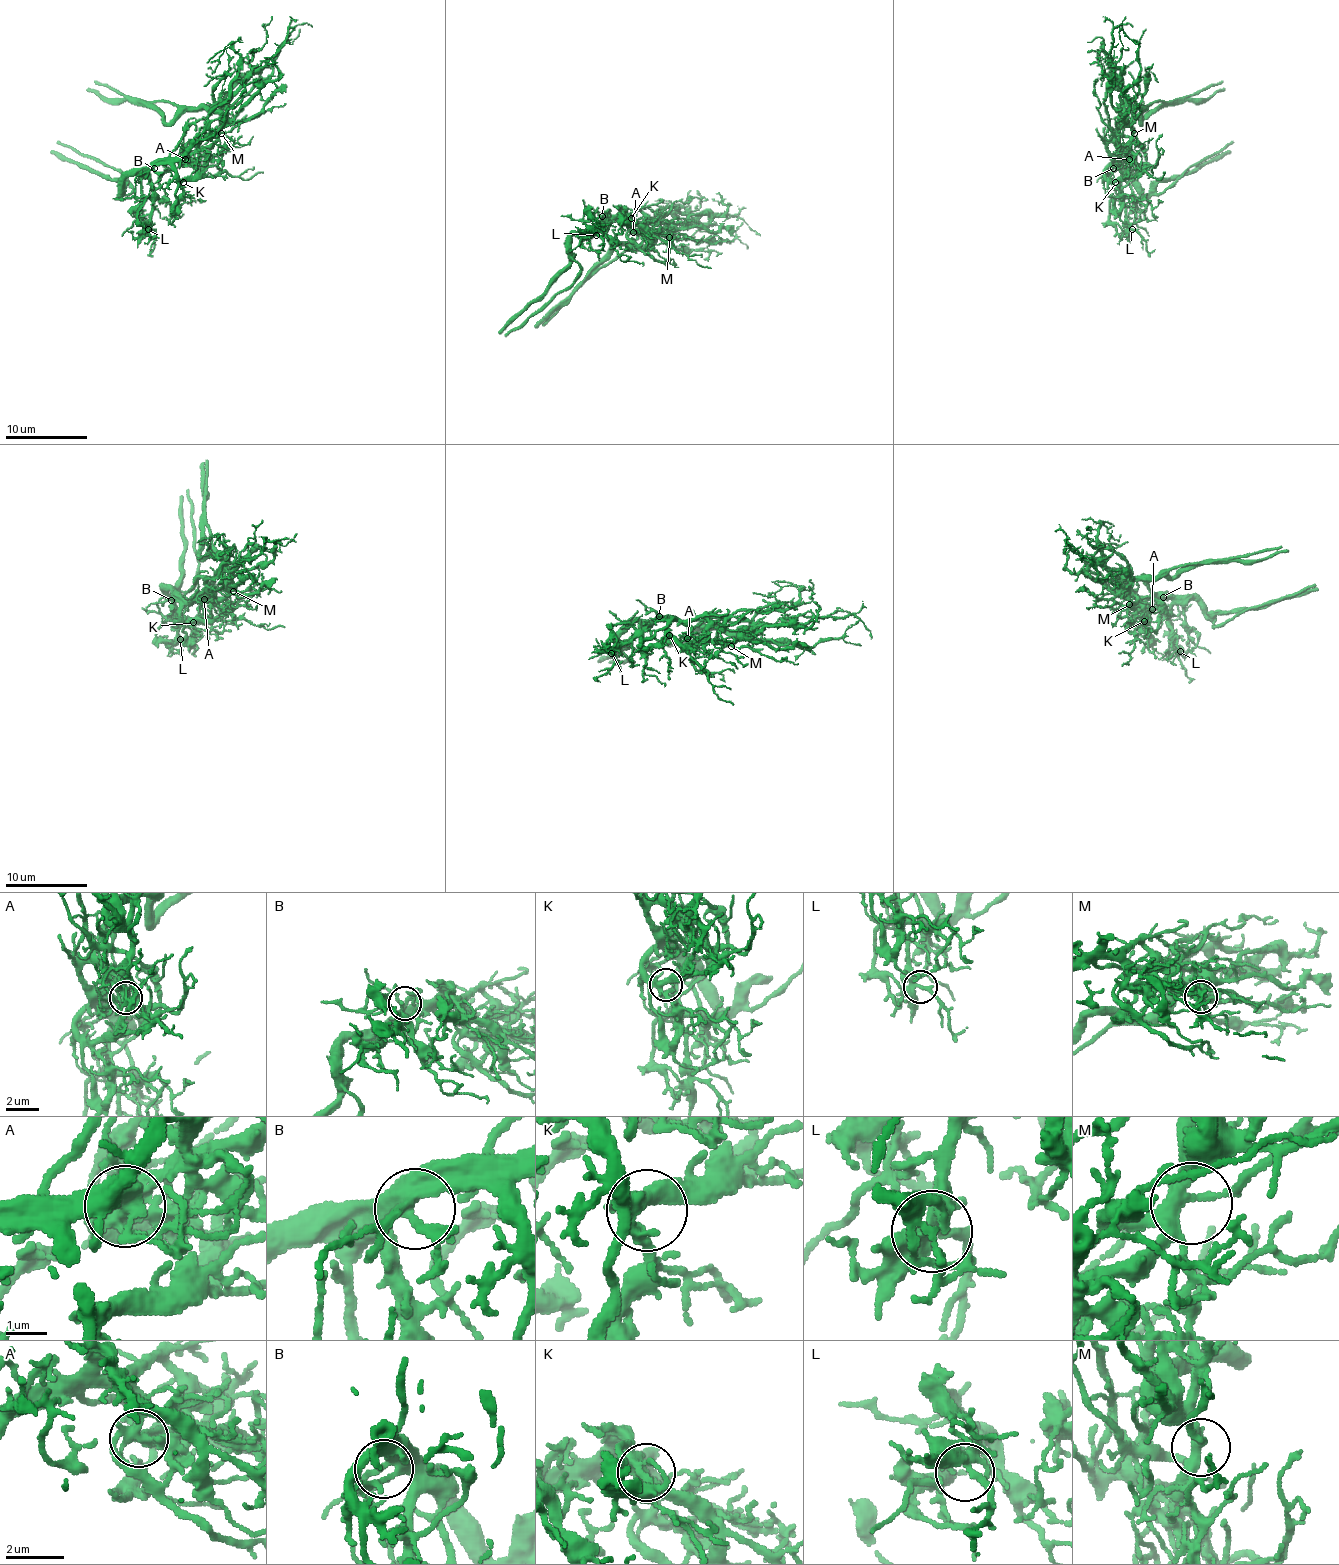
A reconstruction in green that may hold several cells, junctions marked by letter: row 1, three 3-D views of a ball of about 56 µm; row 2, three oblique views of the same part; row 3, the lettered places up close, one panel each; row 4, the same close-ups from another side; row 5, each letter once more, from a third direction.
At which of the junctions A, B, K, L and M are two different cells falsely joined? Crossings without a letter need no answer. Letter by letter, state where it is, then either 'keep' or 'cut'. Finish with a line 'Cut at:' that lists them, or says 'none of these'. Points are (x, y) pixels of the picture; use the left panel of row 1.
A: place (185, 159); cut
B: place (154, 168); keep
K: place (183, 182); keep
L: place (148, 229); keep
M: place (221, 133); keep
Cut at: A

